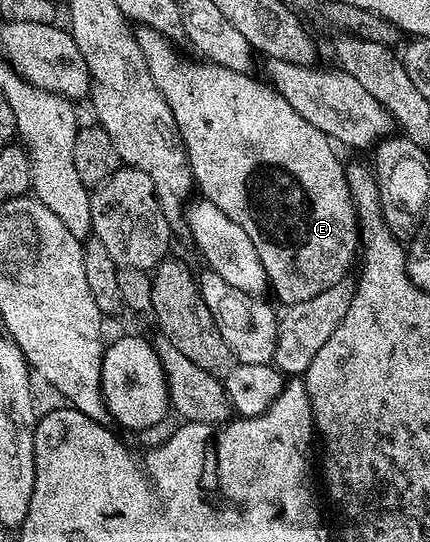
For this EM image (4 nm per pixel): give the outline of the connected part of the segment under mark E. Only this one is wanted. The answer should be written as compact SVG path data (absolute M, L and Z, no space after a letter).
M136 26L134 33L136 41L141 47L141 52L144 53L149 73L152 74L157 89L161 91L165 101L168 102L169 109L172 110L173 119L188 153L194 186L197 188L198 194L204 200L217 205L217 208L221 209L225 216L231 217L233 221L241 225L242 229L245 229L250 240L253 241L254 248L257 249L261 265L264 266L267 274L270 290L273 293L275 290L276 297L283 302L283 305L307 301L309 298L323 293L325 289L332 288L337 282L347 277L352 270L353 264L356 262L357 252L361 247L359 242L359 221L355 217L355 202L351 199L351 190L347 184L347 173L344 164L342 162L339 164L339 159L335 156L334 149L336 150L336 148L333 146L332 140L328 139L325 133L321 133L321 129L313 129L313 125L309 125L309 121L305 121L305 117L301 117L301 113L297 113L297 109L293 109L283 97L278 95L274 87L263 81L258 83L253 77L254 74L246 71L225 69L216 63L196 61L194 58L191 58L192 60L182 59L175 52L176 44L168 39L167 36L157 33L157 29L152 27Z

